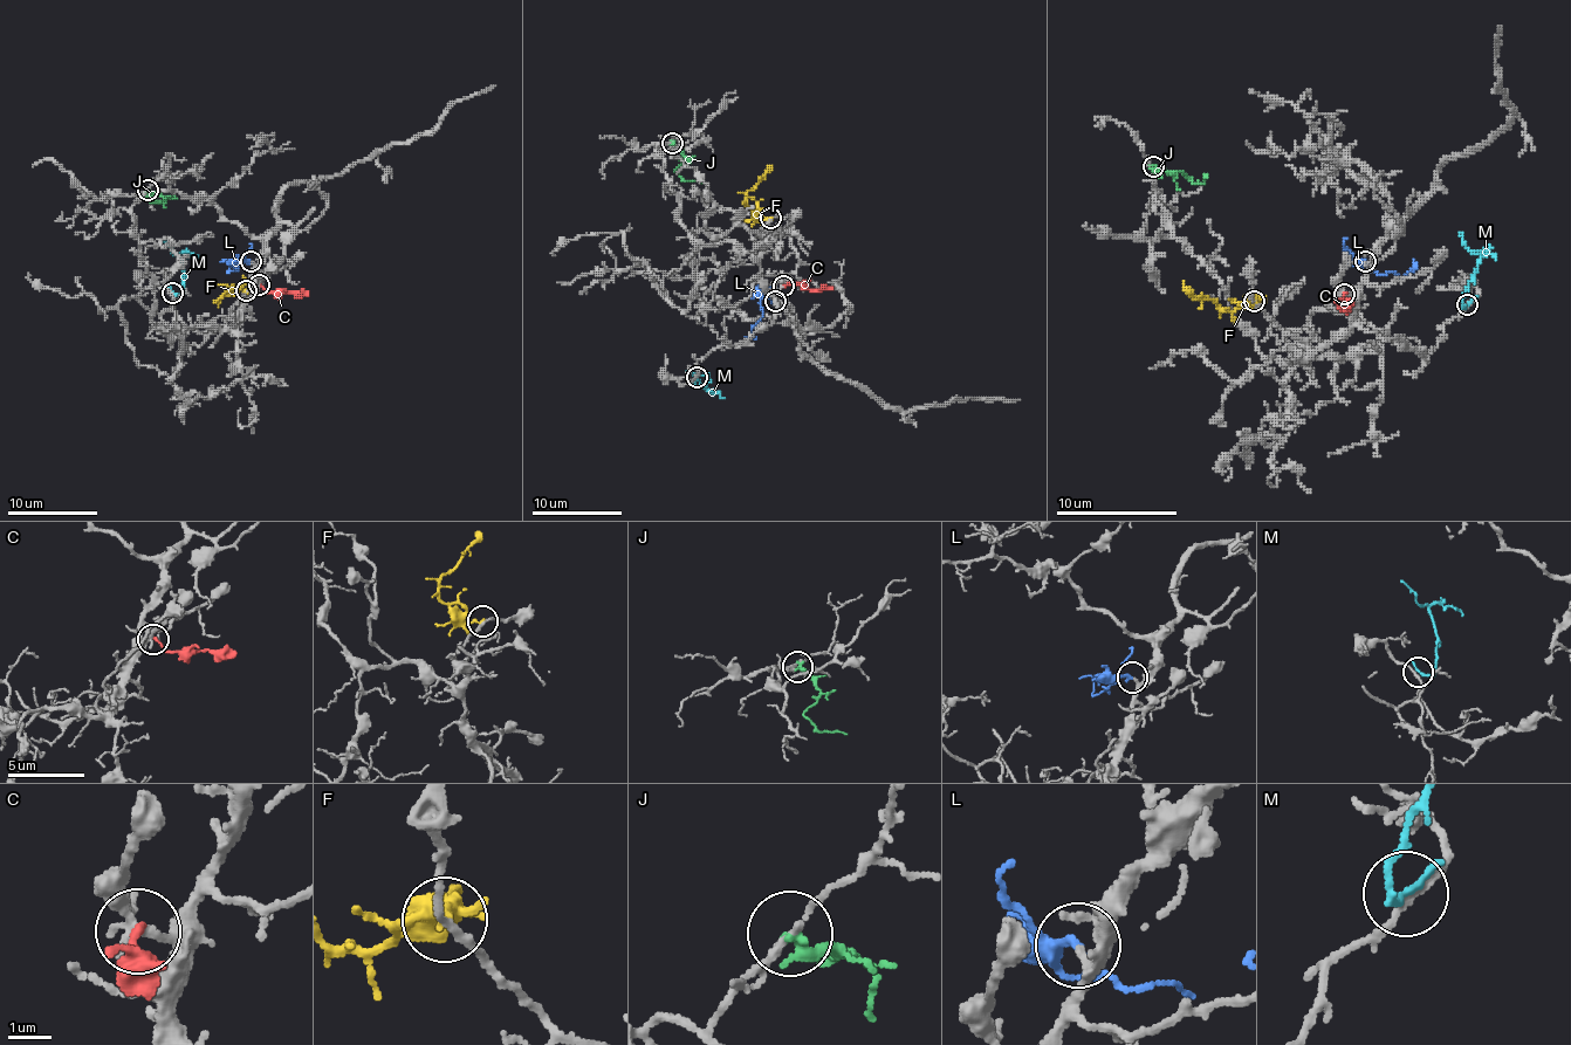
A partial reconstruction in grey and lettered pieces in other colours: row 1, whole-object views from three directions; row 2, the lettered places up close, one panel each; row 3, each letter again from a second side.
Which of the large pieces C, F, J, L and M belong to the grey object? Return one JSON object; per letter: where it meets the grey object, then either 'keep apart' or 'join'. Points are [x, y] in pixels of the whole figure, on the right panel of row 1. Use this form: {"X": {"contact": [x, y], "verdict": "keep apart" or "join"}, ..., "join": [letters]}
{"C": {"contact": [1344, 294], "verdict": "keep apart"}, "F": {"contact": [1254, 301], "verdict": "keep apart"}, "J": {"contact": [1153, 166], "verdict": "keep apart"}, "L": {"contact": [1365, 261], "verdict": "join"}, "M": {"contact": [1467, 304], "verdict": "keep apart"}, "join": ["L"]}

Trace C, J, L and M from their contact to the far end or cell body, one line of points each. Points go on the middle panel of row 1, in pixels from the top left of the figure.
C: (783, 284), (832, 287)
J: (672, 143), (684, 158), (677, 170), (679, 174), (686, 181), (701, 183)
L: (776, 301), (760, 301), (762, 316), (754, 328), (754, 337), (745, 337)
M: (697, 377), (706, 372), (706, 384), (701, 386), (686, 370)

